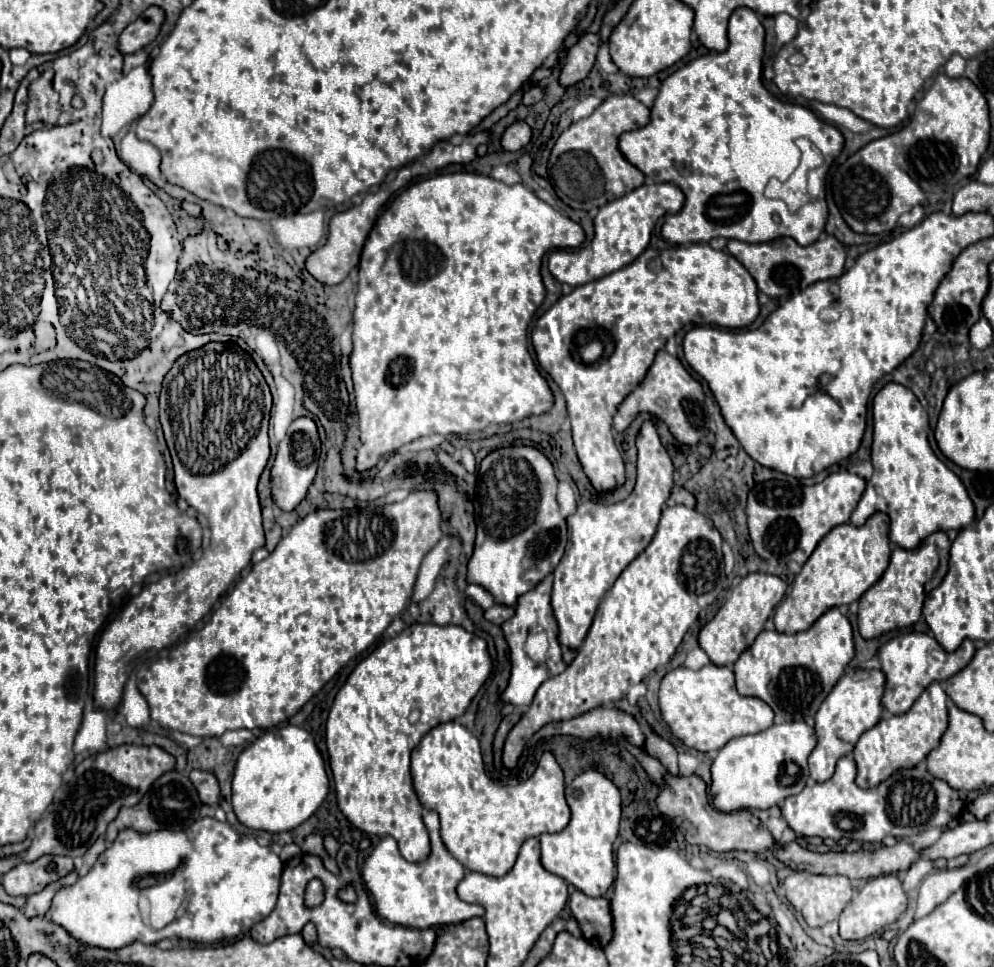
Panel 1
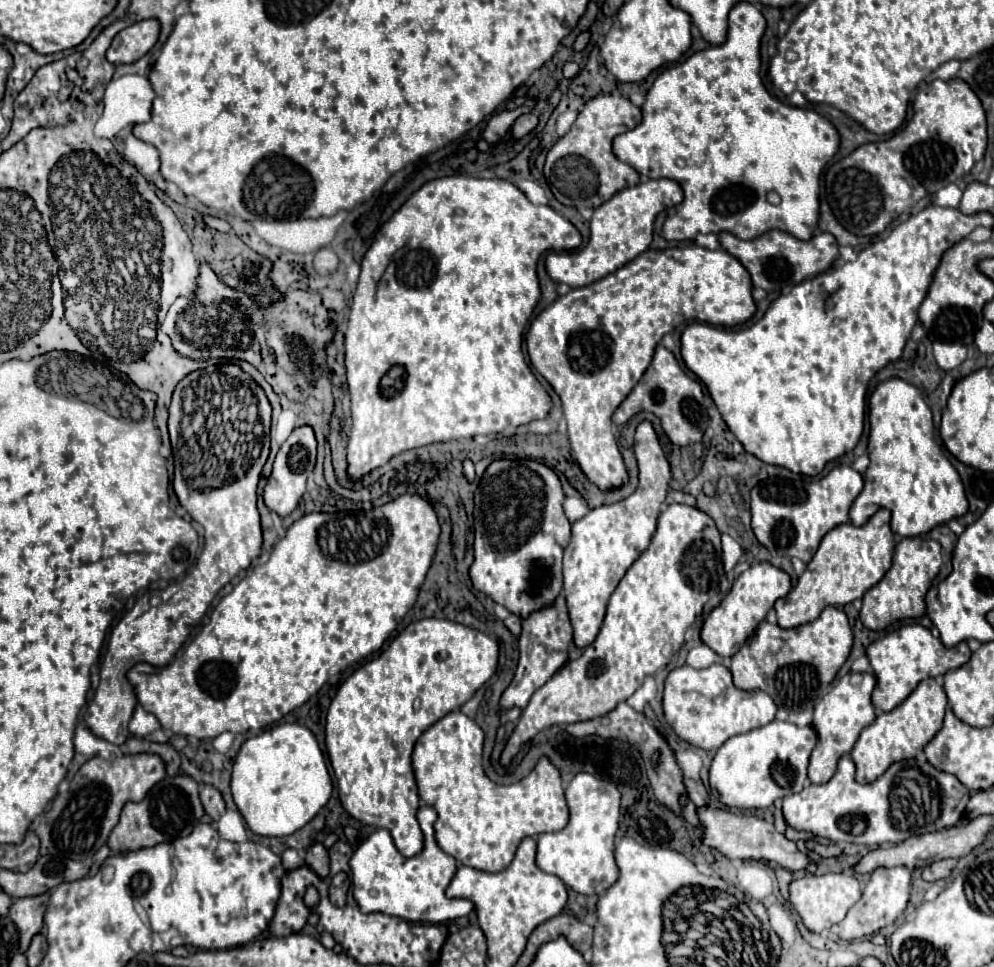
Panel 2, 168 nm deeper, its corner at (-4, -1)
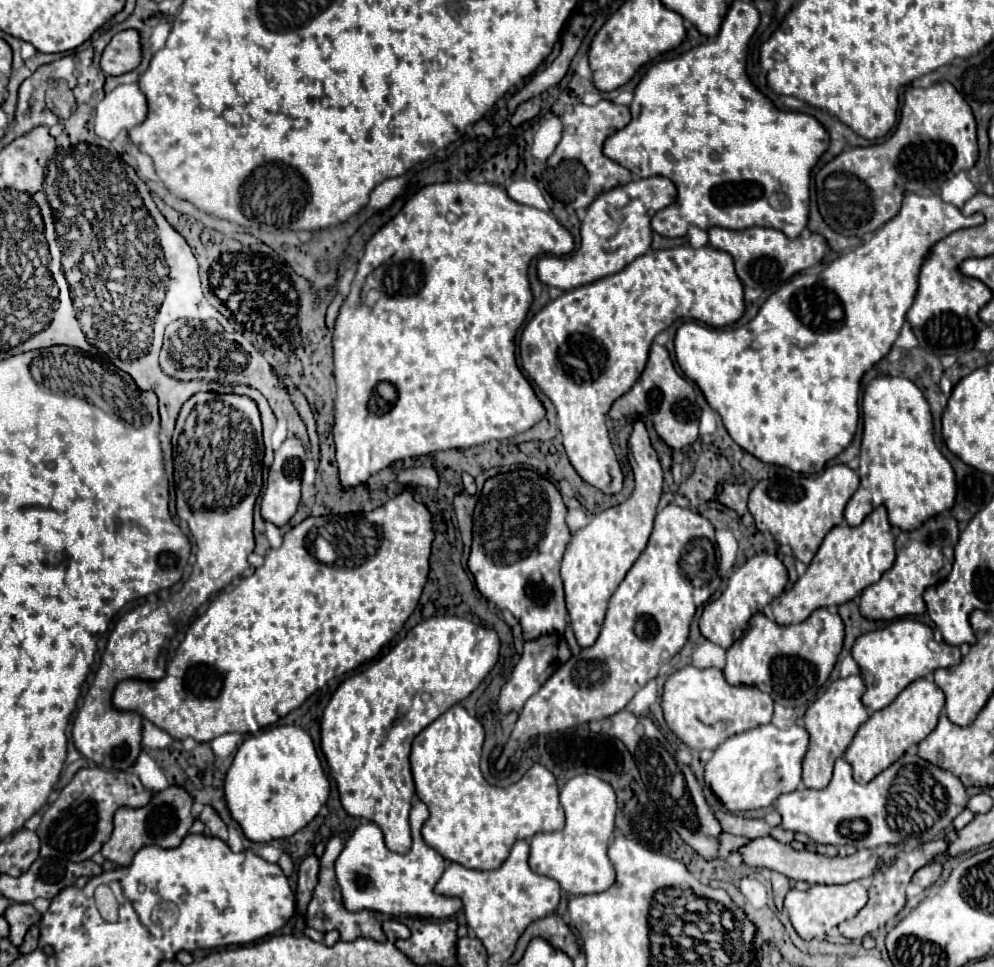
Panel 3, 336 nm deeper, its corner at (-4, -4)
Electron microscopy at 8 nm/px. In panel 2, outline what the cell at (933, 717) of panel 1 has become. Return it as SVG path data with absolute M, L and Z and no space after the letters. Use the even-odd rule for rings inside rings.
M924 679L920 685L892 711L880 713L876 721L862 729L856 745L850 751L852 761L856 763L858 783L872 783L878 779L892 763L902 759L912 759L934 735L940 731L946 709L946 693L936 679Z

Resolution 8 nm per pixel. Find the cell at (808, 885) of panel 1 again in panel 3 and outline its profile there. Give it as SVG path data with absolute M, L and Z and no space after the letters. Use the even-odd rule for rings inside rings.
M854 880L848 884L814 884L804 892L792 888L786 894L784 906L790 914L790 922L792 922L794 930L804 940L812 940L812 938L824 938L834 926L856 916L866 906L866 902L868 902L866 888L858 880Z

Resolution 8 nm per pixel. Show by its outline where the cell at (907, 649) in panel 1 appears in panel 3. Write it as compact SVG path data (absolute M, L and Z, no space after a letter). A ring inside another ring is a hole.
M900 618L896 622L890 622L888 626L862 634L854 646L852 646L852 656L856 658L856 662L860 664L862 670L862 678L866 682L866 694L862 696L862 702L866 708L870 710L882 710L886 708L910 682L924 678L928 674L932 674L938 668L950 668L960 664L962 654L960 648L950 646L944 652L936 654L928 648L928 640L932 640L932 628L916 622L916 620L908 620L908 618Z

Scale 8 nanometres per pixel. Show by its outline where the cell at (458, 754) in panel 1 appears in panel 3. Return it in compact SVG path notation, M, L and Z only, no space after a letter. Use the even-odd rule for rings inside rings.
M460 704L452 706L430 726L426 726L412 742L410 766L418 798L428 806L430 818L422 828L428 846L446 860L474 870L496 870L508 858L512 846L520 838L532 838L538 832L556 832L564 828L564 808L558 800L558 784L554 774L542 764L534 764L516 784L508 788L490 786L480 772L480 752L484 742L482 724L472 718Z

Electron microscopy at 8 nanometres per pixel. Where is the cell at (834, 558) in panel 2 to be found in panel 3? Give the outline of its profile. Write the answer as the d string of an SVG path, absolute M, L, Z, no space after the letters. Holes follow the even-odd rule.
M884 506L876 508L856 528L848 524L834 526L826 534L824 542L820 544L806 574L798 578L798 582L788 592L772 600L770 606L774 610L776 624L788 626L788 624L804 622L818 608L840 606L844 602L850 602L864 588L878 582L880 576L892 564L894 564L894 534L892 534L892 526L888 522Z

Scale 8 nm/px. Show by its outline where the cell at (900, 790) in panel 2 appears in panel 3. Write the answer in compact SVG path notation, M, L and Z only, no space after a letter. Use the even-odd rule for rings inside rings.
M910 750L868 784L854 782L852 766L844 758L838 758L832 782L826 788L798 788L790 794L782 794L776 800L776 810L782 816L784 830L802 832L818 844L876 848L880 844L902 842L912 850L934 840L936 832L940 834L948 830L966 804L966 788L954 774L924 762L914 750Z

